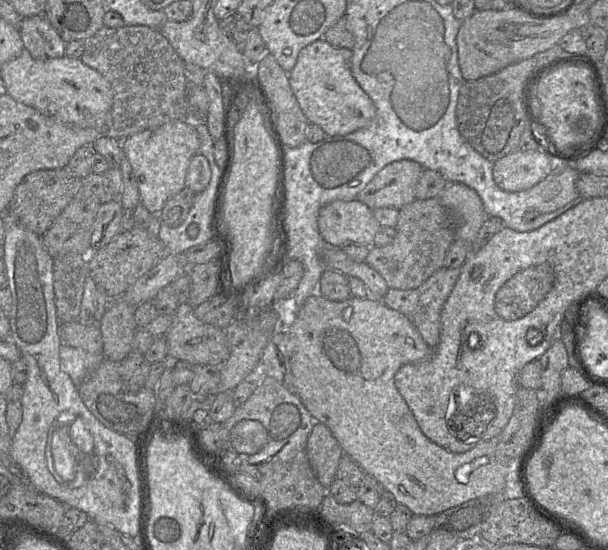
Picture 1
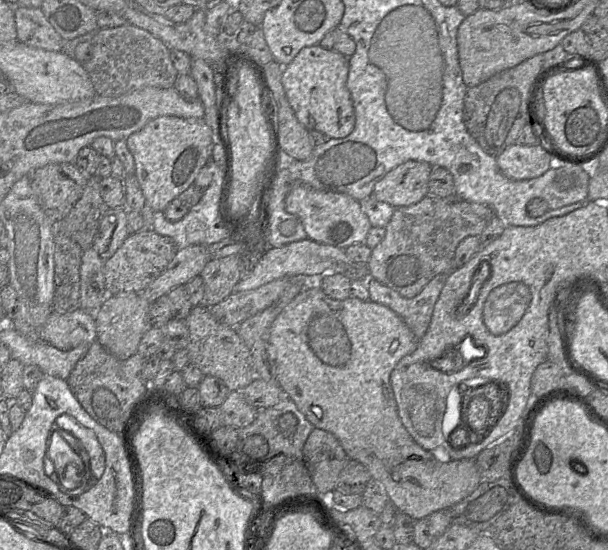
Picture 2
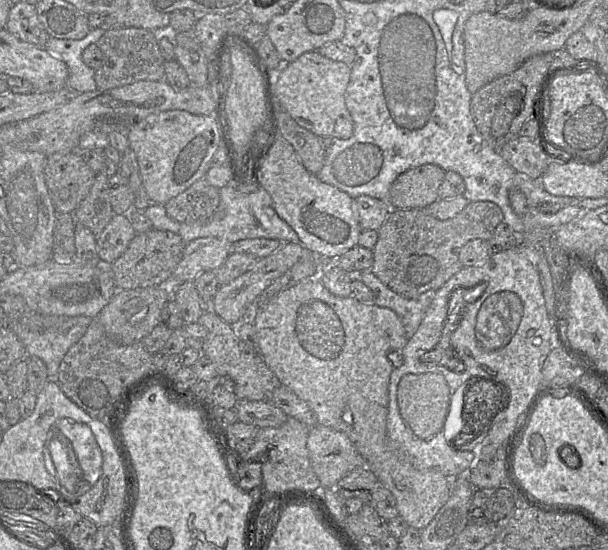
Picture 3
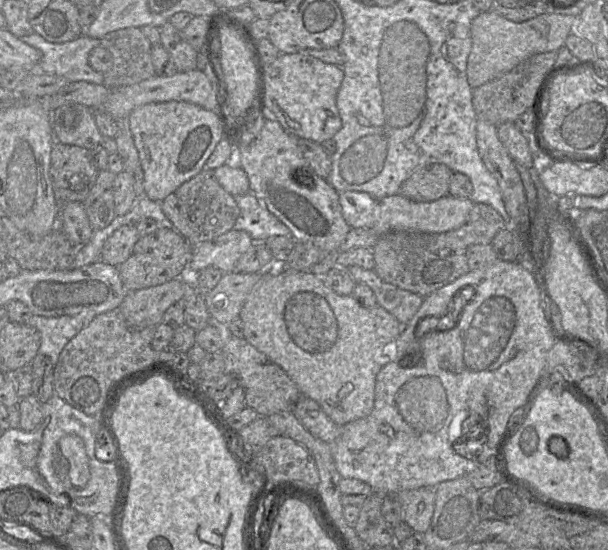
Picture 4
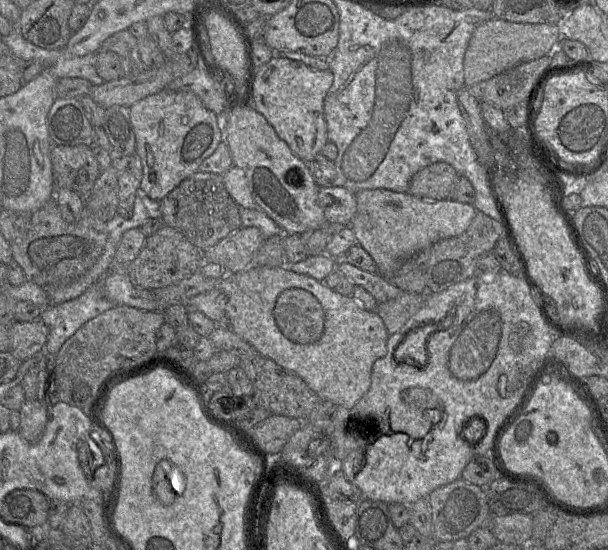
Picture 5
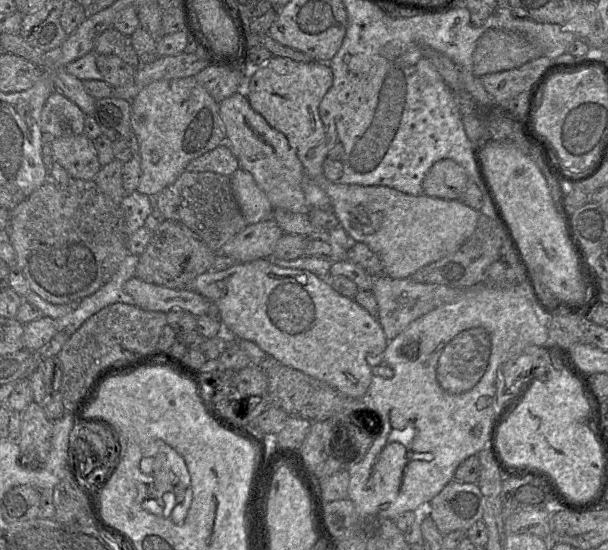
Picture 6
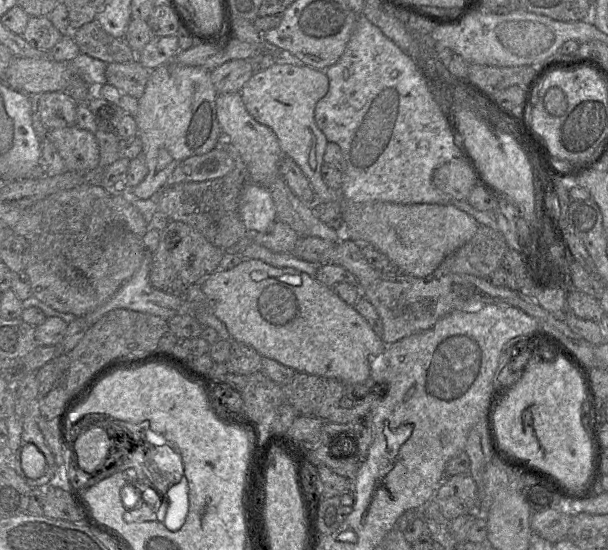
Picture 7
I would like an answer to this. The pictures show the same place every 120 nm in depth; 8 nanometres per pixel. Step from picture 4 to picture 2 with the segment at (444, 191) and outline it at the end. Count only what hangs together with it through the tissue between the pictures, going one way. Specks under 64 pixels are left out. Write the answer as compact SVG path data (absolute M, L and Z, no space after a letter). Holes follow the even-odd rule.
M408 160L379 180L369 197L394 208L415 204L428 194L431 170L431 165L425 161Z

